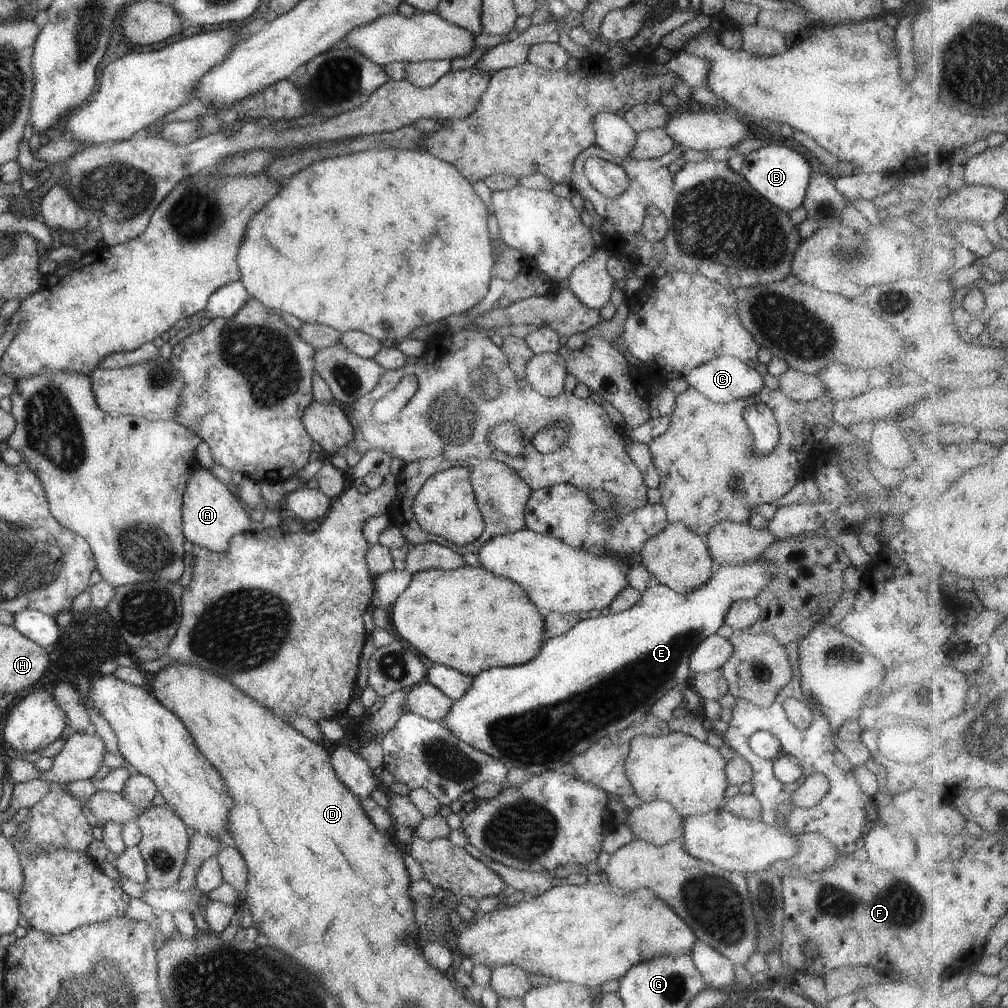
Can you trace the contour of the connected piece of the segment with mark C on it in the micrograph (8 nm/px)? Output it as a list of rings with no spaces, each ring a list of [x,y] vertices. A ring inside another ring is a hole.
[[[726,355],[696,367],[685,383],[715,403],[729,403],[755,395],[764,387],[761,374]]]

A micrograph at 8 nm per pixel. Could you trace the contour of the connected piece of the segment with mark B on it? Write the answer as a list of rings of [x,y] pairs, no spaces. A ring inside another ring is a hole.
[[[763,144],[759,149],[743,156],[739,174],[771,205],[789,213],[802,204],[808,186],[809,173],[809,164],[795,150],[789,150],[779,144]]]

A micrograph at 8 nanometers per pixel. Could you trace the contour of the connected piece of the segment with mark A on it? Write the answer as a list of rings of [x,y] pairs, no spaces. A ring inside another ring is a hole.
[[[200,469],[187,480],[182,497],[181,533],[183,537],[194,546],[202,547],[213,553],[227,553],[229,540],[235,535],[250,530],[250,516],[245,513],[244,506],[240,504],[233,488],[225,486],[216,480],[210,470]]]

